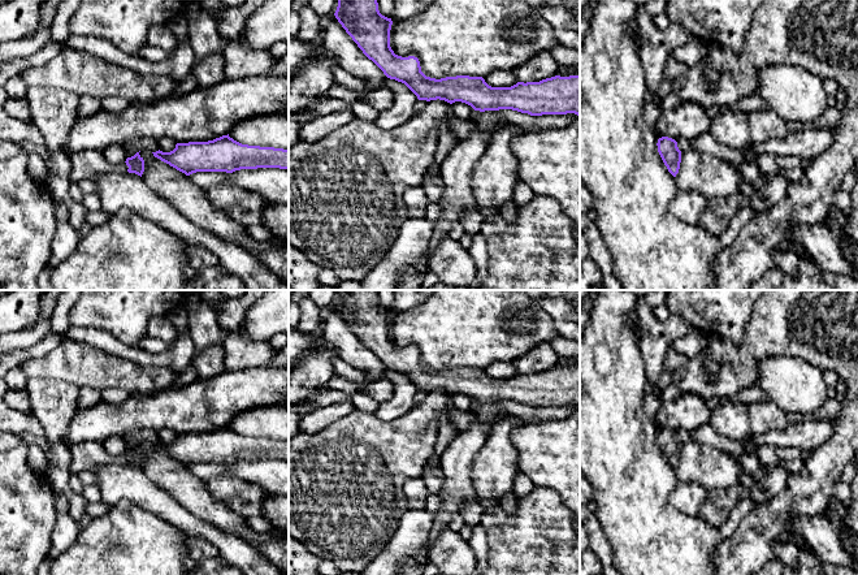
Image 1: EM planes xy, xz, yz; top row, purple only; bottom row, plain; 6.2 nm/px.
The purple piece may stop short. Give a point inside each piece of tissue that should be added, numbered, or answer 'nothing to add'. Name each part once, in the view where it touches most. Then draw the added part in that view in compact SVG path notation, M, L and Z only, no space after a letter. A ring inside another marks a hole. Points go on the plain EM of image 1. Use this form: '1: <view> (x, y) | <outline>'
nothing to add

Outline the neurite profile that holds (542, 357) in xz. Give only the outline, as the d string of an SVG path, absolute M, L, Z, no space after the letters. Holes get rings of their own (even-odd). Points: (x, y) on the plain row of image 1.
M543 342L532 347L525 355L512 362L517 373L540 373L555 368L559 362L551 342Z

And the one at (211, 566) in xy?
M222 557L207 558L187 571L186 575L243 575L238 568L228 563Z

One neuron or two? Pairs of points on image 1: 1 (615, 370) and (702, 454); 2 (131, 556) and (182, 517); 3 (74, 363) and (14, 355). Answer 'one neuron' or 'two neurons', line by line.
1: two neurons
2: two neurons
3: two neurons

